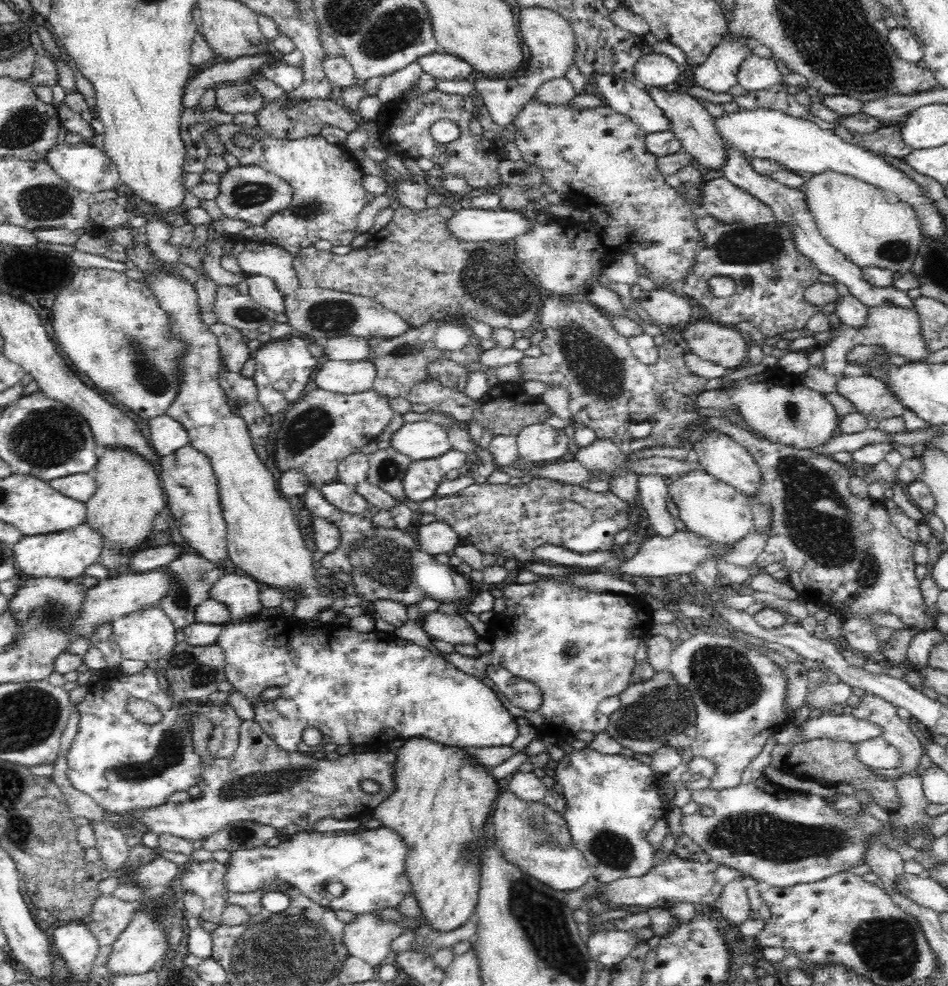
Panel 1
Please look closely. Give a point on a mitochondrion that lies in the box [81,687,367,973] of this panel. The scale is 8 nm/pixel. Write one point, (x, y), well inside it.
(172, 748)

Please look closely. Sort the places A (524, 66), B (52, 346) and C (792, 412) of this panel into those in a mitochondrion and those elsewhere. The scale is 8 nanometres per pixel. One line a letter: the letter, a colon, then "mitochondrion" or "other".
A: other
B: other
C: mitochondrion

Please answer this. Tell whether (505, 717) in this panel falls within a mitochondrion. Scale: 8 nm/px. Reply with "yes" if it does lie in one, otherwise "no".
no

